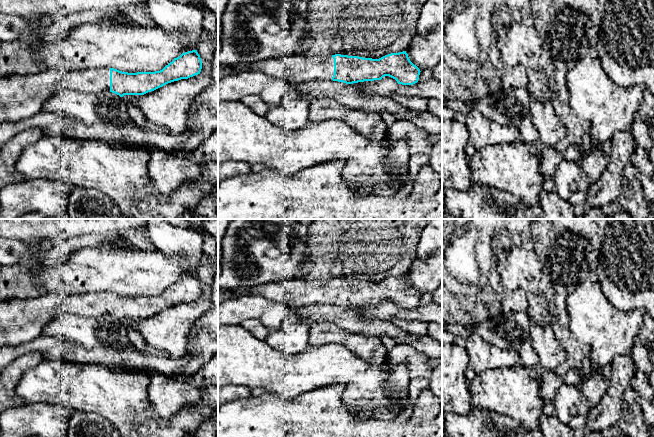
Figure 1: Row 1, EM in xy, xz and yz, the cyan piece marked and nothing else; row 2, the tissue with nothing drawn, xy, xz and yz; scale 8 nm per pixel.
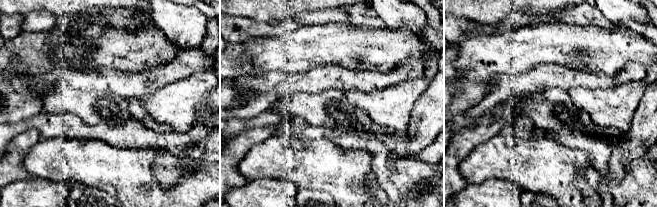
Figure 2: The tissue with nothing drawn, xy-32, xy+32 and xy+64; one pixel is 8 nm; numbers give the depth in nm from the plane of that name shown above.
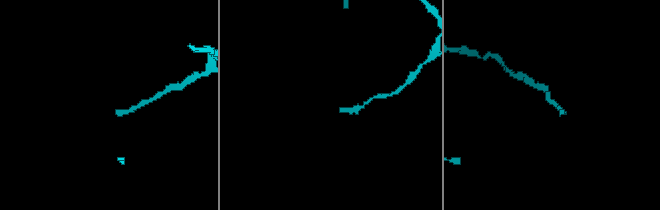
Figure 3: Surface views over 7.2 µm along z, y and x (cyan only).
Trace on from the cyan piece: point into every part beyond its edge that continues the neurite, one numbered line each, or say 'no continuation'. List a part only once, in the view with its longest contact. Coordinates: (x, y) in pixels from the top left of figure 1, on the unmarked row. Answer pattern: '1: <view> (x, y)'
1: xy (21, 320)

